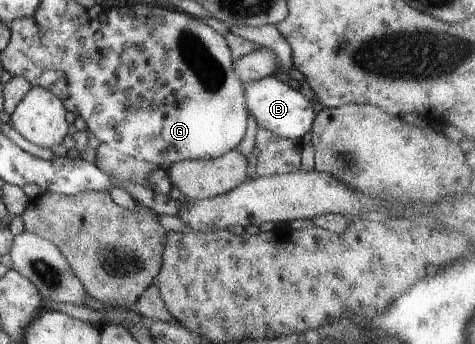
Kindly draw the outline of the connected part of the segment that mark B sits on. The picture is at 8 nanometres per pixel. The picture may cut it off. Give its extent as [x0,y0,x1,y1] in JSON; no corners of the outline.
[242,75,316,139]

